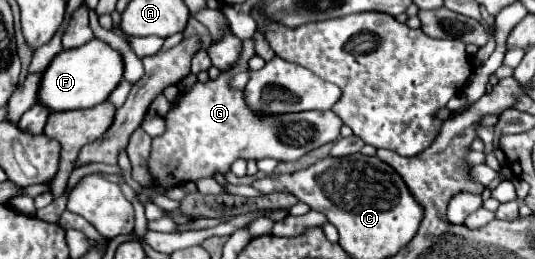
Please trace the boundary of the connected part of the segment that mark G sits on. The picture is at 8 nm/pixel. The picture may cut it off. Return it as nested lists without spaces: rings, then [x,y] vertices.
[[[253,37],[243,41],[241,57],[225,73],[219,73],[217,79],[205,83],[197,81],[189,91],[179,93],[171,103],[165,115],[165,133],[153,137],[151,155],[147,159],[147,171],[151,175],[149,185],[143,185],[141,191],[135,191],[139,203],[149,203],[153,197],[145,191],[165,195],[169,189],[179,187],[187,181],[199,181],[205,177],[215,177],[217,173],[225,175],[231,169],[231,163],[237,159],[263,159],[273,157],[277,161],[297,161],[305,153],[331,143],[339,137],[343,121],[333,111],[301,111],[301,113],[283,113],[283,115],[263,115],[255,113],[247,103],[245,95],[239,89],[231,87],[231,79],[249,69],[249,59],[255,55]]]

